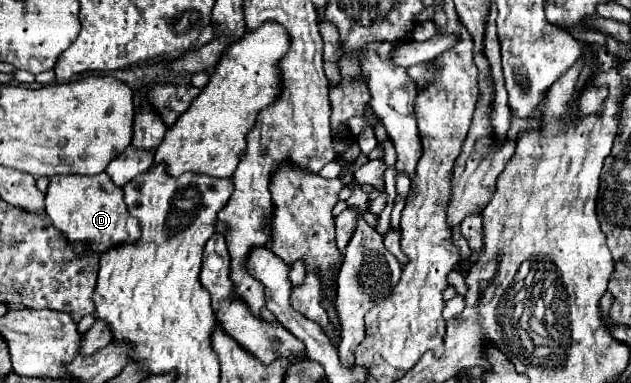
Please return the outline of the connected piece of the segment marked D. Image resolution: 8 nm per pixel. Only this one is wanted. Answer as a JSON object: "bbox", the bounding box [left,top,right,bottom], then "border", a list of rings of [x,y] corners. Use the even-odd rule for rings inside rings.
{"bbox":[45,172,141,252],"border":[[[105,172],[97,176],[55,174],[45,196],[45,214],[57,230],[67,234],[75,248],[81,250],[83,244],[89,244],[91,250],[105,252],[115,244],[135,242],[141,236],[139,220],[129,214],[123,198],[123,190],[117,188]]]}

